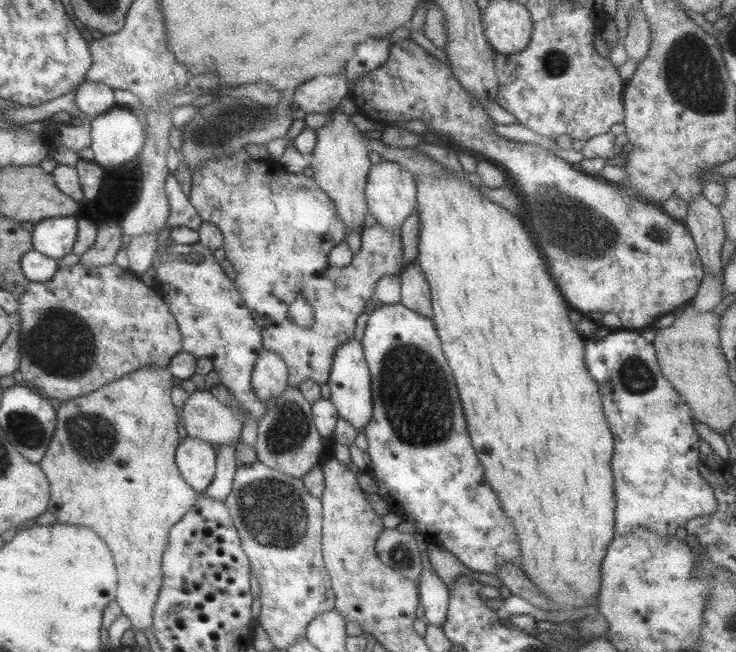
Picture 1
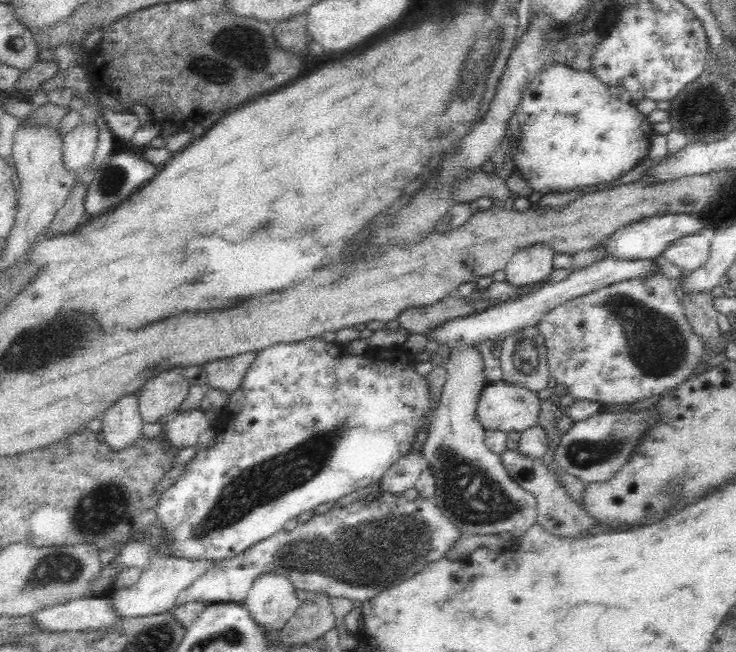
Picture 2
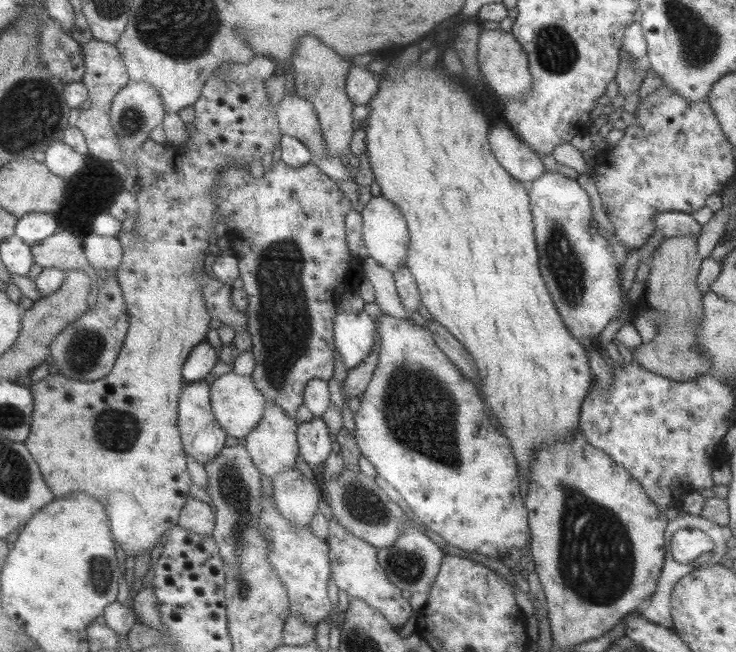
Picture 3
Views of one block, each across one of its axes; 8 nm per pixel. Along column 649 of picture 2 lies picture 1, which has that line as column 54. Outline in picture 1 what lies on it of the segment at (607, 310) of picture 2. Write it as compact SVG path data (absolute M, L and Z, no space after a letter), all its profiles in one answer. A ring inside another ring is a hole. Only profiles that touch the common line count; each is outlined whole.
M79 263L59 267L49 281L43 283L29 281L25 291L17 299L19 308L16 315L19 320L19 354L21 354L18 370L22 374L22 380L39 389L39 392L45 397L53 397L63 401L77 398L77 396L85 396L85 394L101 388L103 384L109 384L109 382L113 382L129 372L135 372L137 368L165 368L171 357L182 350L182 338L177 323L160 294L154 288L146 286L146 283L133 271L113 263L91 268L85 268Z

